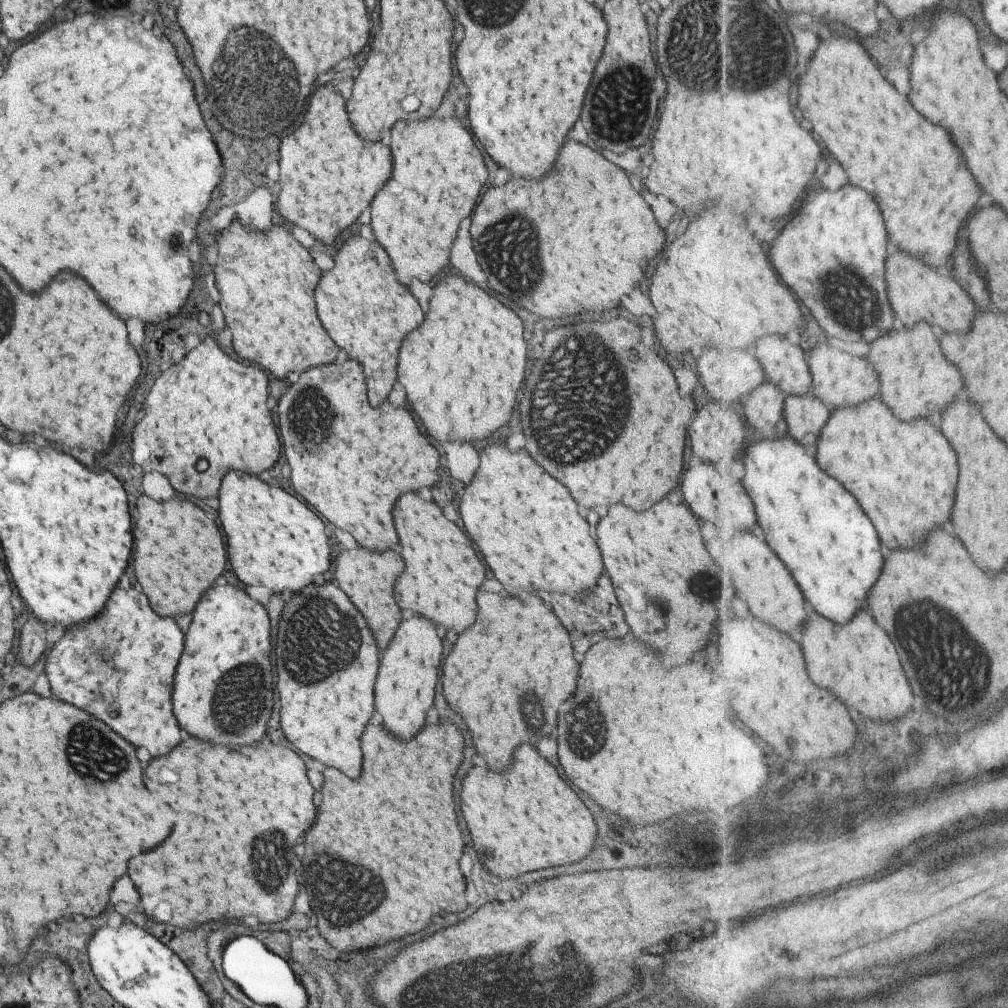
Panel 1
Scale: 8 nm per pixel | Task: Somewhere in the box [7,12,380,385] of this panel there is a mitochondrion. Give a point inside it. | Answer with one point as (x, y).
(265, 56)

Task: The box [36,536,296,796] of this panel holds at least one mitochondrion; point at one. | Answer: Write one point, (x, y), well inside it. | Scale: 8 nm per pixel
(240, 705)

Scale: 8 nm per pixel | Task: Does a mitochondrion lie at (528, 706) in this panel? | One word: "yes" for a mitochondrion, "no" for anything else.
yes

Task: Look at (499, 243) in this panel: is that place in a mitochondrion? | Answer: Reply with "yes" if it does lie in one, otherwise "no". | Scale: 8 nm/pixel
yes

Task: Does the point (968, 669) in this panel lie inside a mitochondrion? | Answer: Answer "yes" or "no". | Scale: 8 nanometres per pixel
yes

